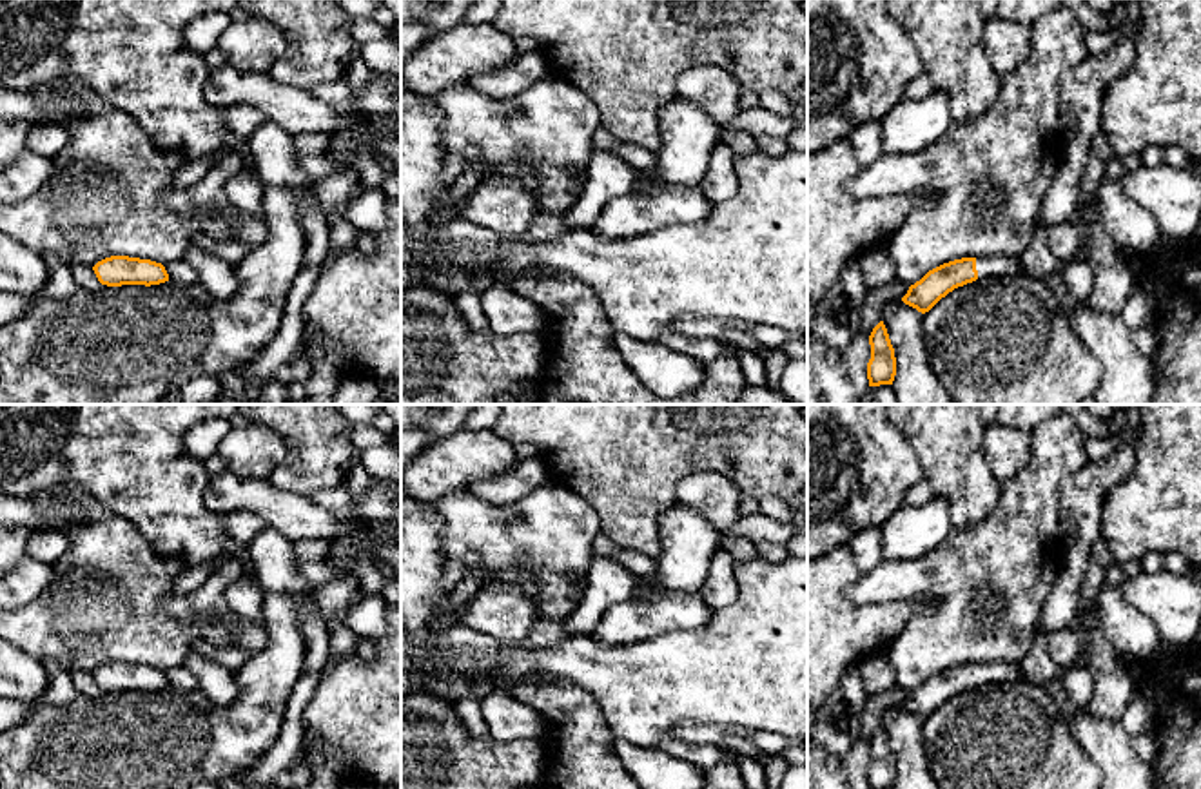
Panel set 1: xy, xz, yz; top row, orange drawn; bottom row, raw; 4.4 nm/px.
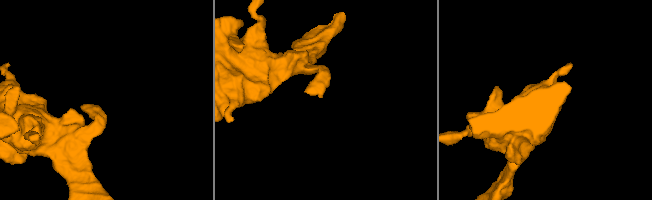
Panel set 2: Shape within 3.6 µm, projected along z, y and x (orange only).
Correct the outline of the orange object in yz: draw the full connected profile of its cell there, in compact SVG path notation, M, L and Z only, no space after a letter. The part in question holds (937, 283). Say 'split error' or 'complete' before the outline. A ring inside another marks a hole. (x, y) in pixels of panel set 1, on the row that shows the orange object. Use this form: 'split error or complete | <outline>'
split error | M985 256L985 258L962 258L943 263L929 270L920 281L909 287L902 301L918 312L929 312L942 297L958 287L985 278L1005 278L1021 274L1023 267L1020 258L1009 256Z

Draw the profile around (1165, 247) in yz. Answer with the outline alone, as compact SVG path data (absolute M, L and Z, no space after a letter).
M1159 234L1156 245L1150 248L1147 254L1148 259L1168 259L1170 256L1185 250L1190 245L1190 241L1185 239L1174 239L1168 238L1167 234Z

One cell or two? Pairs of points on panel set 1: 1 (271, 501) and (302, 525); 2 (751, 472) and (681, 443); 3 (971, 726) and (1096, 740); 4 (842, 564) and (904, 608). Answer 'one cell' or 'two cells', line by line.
1: one cell
2: one cell
3: two cells
4: one cell

